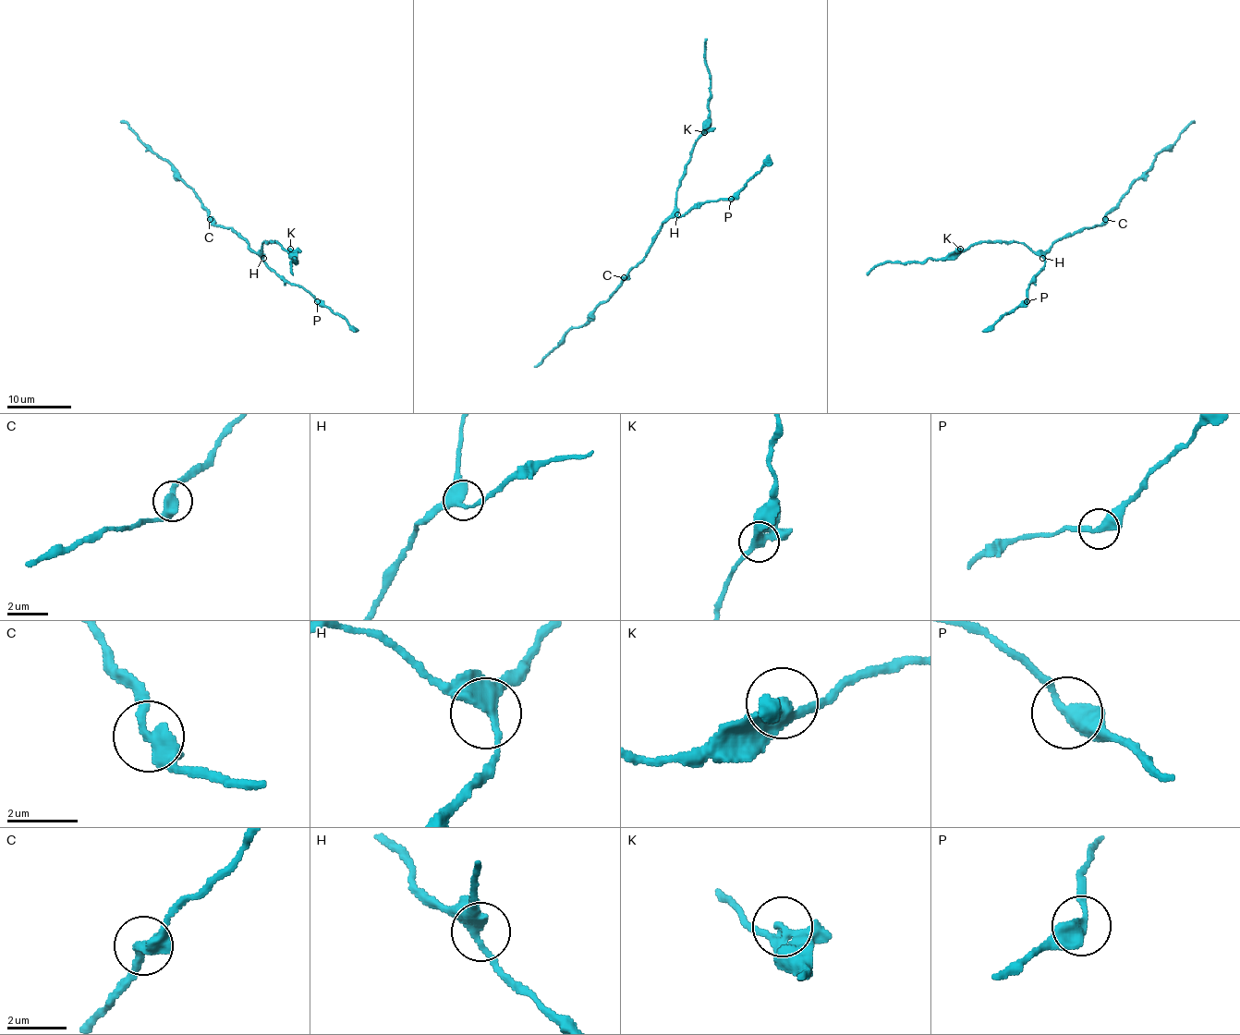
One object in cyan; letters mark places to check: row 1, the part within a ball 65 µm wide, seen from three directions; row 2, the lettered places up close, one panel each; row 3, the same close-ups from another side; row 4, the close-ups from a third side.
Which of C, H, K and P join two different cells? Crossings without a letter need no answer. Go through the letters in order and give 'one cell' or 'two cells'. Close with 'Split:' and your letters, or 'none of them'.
C: one cell
H: one cell
K: one cell
P: one cell
Split: none of them

